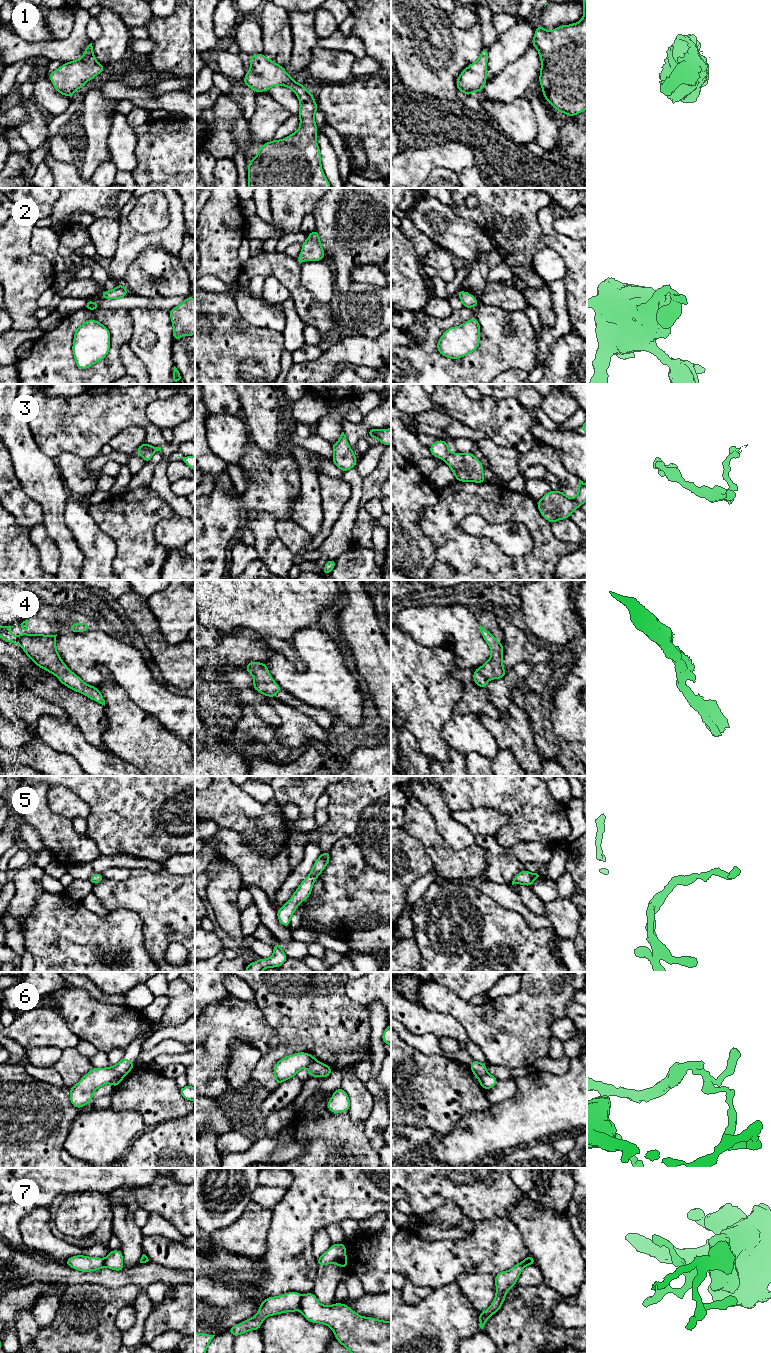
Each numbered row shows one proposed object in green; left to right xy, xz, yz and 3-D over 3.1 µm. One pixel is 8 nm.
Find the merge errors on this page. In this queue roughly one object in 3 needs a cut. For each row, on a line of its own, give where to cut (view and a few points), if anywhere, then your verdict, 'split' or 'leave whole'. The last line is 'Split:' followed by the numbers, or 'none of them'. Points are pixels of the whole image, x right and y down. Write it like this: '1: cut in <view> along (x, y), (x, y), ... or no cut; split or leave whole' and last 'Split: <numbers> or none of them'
1: no cut; leave whole
2: no cut; leave whole
3: no cut; leave whole
4: no cut; leave whole
5: no cut; leave whole
6: cut in xy along (123, 1075), (115, 1078), (111, 1083); split
7: cut in xz along (303, 1296), (299, 1307); split
Split: 6, 7

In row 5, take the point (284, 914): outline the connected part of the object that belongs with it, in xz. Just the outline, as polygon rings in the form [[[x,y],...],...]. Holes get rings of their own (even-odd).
[[[330,851],[322,853],[315,861],[310,874],[305,880],[299,884],[297,890],[292,897],[277,911],[277,917],[279,922],[289,927],[291,916],[298,908],[298,905],[305,901],[311,894],[313,884],[316,878],[322,873],[330,860]]]

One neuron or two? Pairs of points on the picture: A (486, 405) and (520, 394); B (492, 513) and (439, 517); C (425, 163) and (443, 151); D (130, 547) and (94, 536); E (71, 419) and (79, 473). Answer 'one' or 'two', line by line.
A: two
B: one
C: one
D: two
E: two

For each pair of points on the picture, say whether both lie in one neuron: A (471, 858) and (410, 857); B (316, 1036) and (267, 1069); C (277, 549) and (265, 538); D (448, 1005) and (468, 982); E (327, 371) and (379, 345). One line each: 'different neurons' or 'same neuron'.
A: different neurons
B: same neuron
C: same neuron
D: different neurons
E: same neuron

